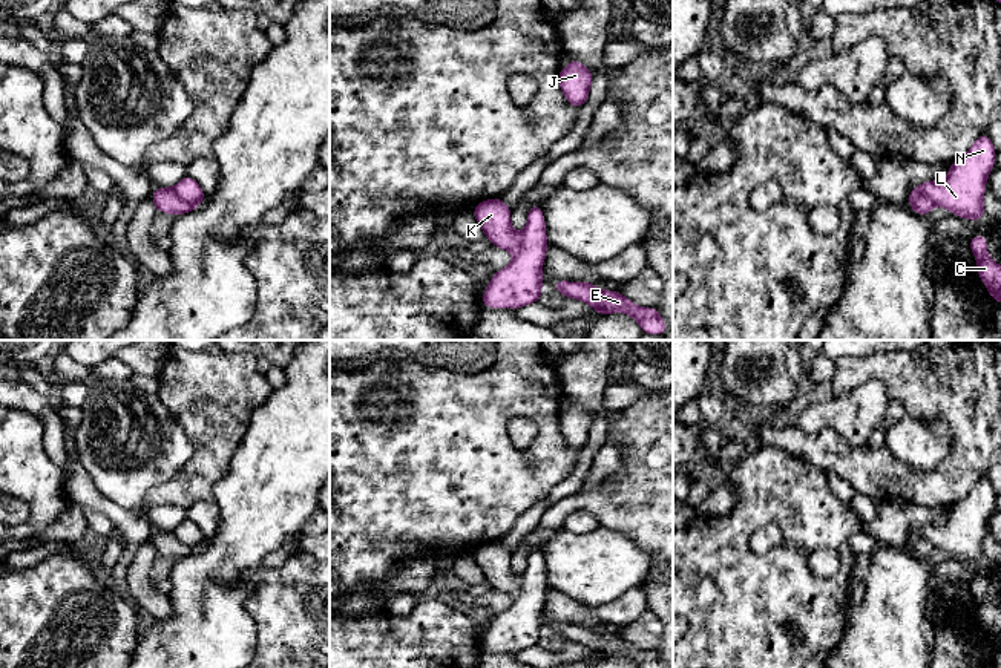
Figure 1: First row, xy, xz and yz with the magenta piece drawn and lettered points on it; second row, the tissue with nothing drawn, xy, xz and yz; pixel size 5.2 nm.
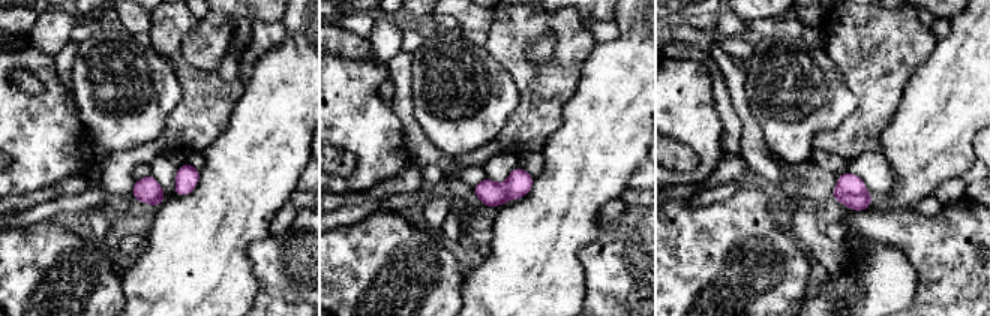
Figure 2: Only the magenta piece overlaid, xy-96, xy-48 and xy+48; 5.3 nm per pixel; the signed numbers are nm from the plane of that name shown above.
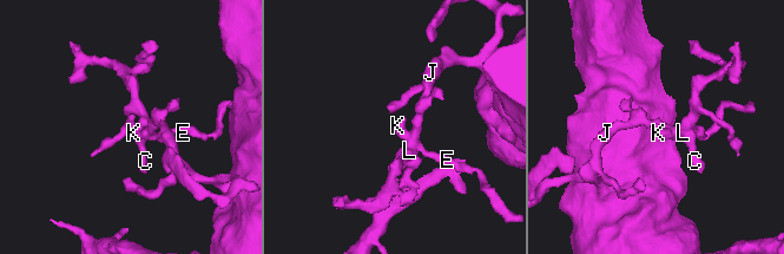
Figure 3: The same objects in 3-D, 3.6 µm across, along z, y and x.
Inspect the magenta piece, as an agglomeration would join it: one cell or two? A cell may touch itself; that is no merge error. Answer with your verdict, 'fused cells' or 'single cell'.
fused cells

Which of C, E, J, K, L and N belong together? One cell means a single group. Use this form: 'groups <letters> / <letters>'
groups C J L N / E K

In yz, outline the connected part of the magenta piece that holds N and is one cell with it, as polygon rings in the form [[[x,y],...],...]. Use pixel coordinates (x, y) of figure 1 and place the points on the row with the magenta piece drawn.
[[[981,133],[970,150],[950,164],[944,181],[915,185],[909,198],[923,195],[960,218],[981,221],[984,219],[986,181],[993,170],[995,159],[993,142],[986,133]]]

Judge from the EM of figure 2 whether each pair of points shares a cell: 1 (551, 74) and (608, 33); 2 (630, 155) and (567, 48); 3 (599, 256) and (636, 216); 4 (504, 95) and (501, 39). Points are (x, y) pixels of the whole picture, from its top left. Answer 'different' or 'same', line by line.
1: different
2: different
3: same
4: different

